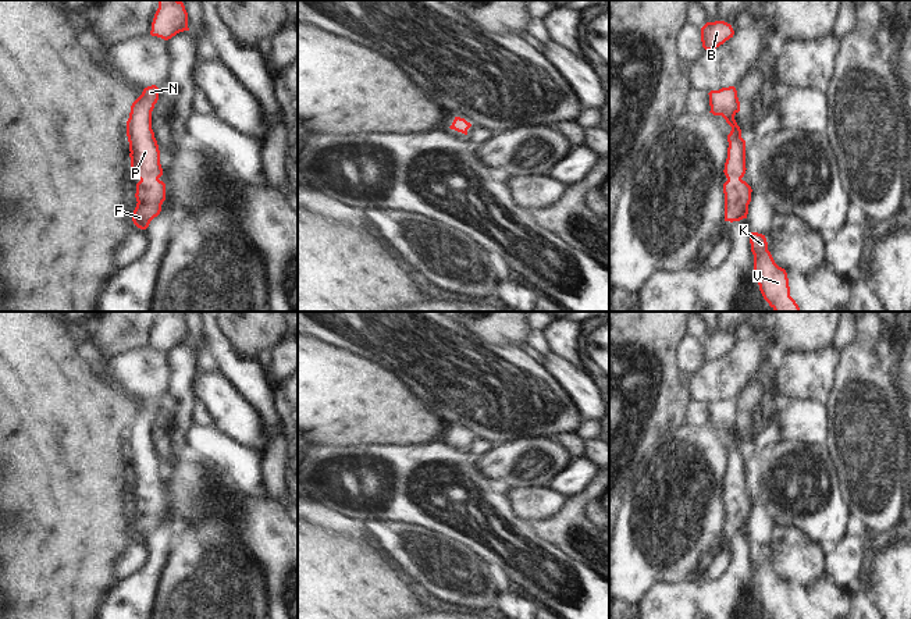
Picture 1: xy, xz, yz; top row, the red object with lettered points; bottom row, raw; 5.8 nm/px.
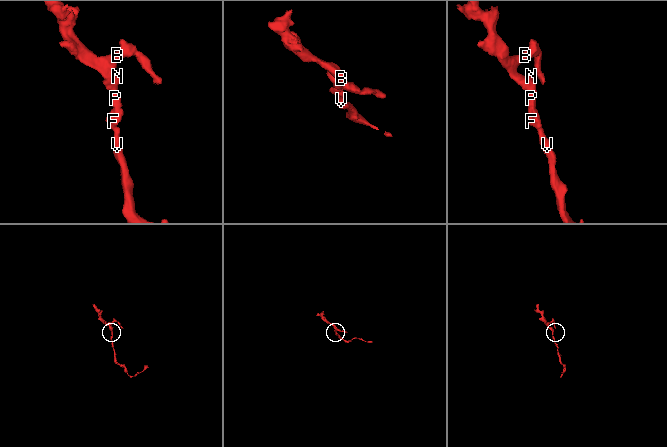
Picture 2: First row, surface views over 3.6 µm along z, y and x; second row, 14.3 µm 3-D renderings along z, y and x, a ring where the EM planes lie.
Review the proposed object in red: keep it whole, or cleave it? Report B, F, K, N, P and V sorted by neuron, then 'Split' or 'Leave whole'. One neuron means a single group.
Groups: B F K N P V. Leave whole

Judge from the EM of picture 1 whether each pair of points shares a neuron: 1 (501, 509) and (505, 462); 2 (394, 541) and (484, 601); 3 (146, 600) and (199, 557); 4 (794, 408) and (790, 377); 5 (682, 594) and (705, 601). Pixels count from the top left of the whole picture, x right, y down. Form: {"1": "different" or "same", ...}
{"1": "different", "2": "same", "3": "different", "4": "different", "5": "same"}

